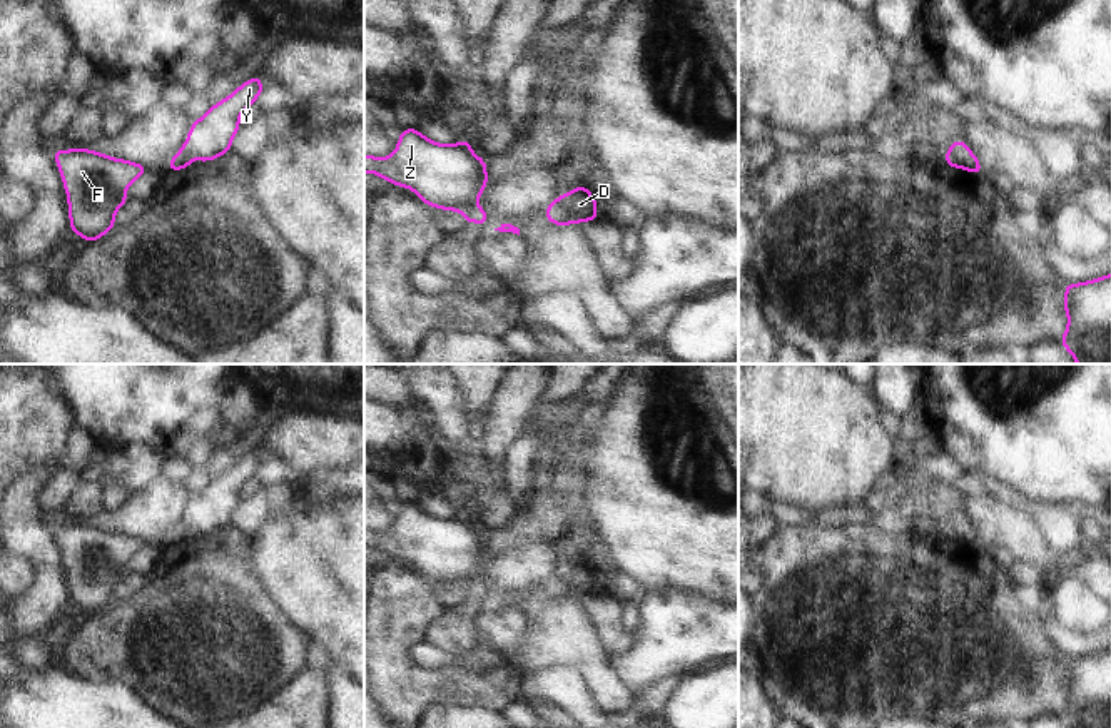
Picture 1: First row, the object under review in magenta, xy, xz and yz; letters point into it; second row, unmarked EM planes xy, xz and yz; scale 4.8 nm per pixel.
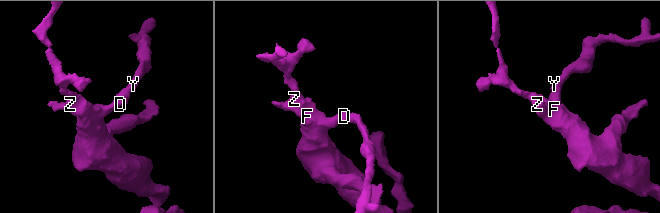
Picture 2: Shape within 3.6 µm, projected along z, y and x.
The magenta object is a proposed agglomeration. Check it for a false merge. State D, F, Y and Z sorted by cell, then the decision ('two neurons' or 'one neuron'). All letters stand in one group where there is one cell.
groups D F Y Z; one neuron

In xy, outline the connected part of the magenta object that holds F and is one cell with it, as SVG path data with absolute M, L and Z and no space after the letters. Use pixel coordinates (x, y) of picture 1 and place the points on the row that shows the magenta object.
M53 150L68 195L72 234L92 242L112 230L125 189L147 169L94 150Z

